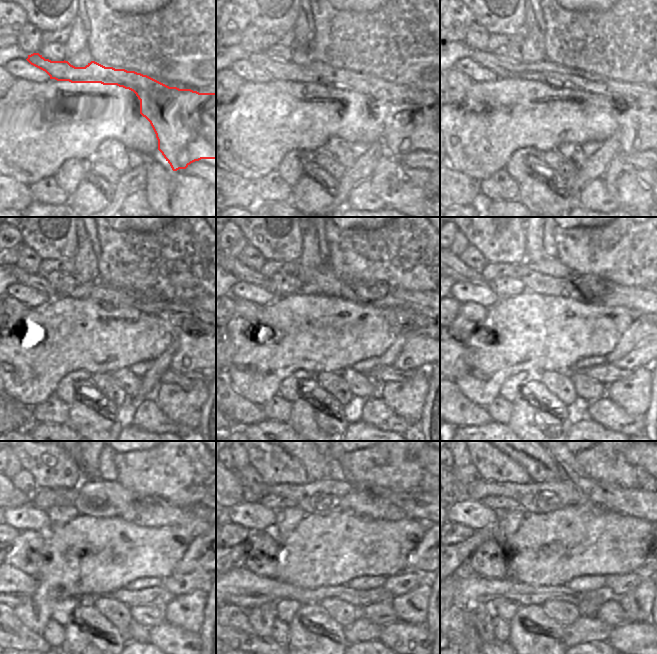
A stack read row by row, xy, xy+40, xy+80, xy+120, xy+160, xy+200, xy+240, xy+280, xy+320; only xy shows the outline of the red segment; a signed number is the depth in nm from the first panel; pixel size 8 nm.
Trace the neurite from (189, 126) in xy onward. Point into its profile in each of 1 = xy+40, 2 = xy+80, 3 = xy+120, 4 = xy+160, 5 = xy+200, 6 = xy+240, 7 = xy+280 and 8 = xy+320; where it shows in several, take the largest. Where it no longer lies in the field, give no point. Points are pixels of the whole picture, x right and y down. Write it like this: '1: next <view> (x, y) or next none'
1: next xy+40 (412, 120)
2: next xy+80 (643, 113)
3: next xy+120 (195, 331)
4: next xy+160 (419, 352)
5: next xy+200 (643, 355)
6: next xy+240 (178, 585)
7: next xy+280 (398, 585)
8: next xy+320 (616, 585)

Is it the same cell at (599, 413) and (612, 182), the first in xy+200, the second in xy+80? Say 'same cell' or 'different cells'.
different cells

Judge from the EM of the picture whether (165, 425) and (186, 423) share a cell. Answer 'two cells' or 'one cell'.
two cells

